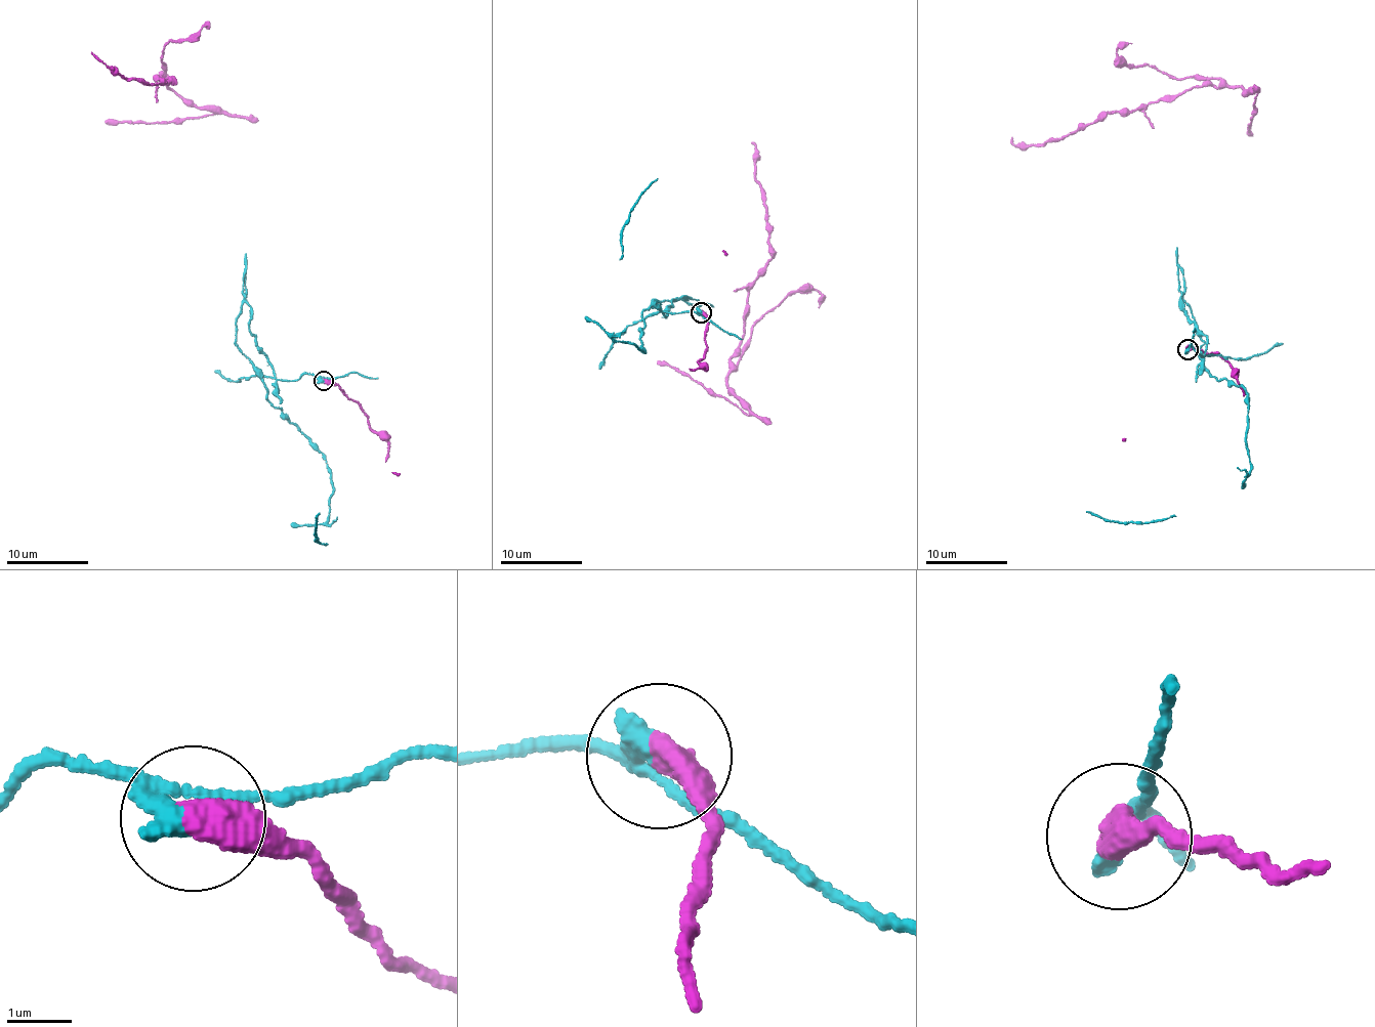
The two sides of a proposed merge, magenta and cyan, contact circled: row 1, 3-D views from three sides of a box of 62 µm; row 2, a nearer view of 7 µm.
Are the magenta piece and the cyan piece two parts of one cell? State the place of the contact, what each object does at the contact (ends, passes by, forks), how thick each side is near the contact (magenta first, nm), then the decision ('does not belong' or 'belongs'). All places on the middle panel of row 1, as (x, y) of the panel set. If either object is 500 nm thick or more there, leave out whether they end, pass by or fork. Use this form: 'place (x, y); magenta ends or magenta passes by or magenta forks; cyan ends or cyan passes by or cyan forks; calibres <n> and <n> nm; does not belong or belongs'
place (701, 312); calibres 500 and 280 nm; does not belong

